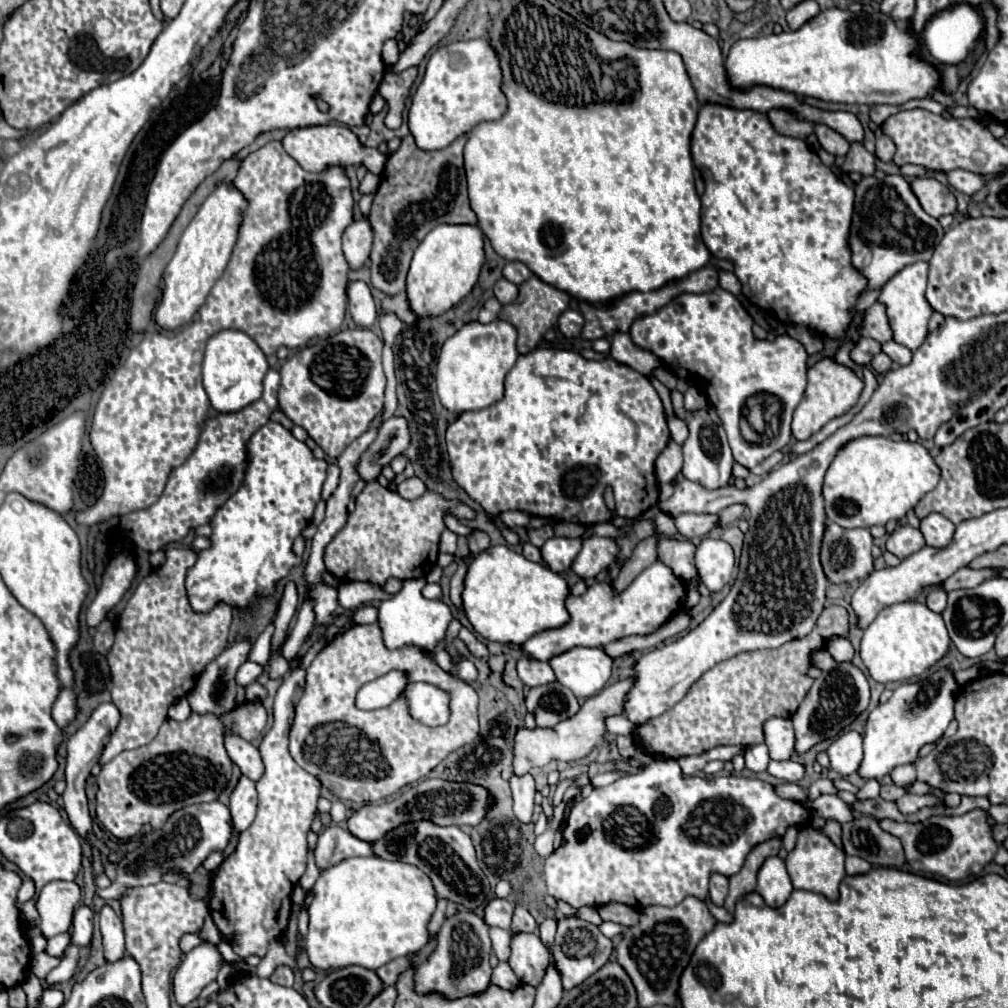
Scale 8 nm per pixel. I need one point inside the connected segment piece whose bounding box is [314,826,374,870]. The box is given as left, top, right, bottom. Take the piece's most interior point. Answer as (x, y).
(335, 844)

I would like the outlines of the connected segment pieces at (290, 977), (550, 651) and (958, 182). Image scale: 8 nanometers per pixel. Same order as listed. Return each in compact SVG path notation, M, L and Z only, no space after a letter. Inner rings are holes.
M278 966L278 968L272 972L270 980L284 986L286 982L294 982L294 974L292 974L292 970L290 970L288 966Z
M656 560L646 570L642 570L622 592L616 592L612 582L596 582L582 596L568 596L566 610L570 620L560 628L534 634L528 642L524 642L522 650L538 660L550 660L552 656L576 646L600 648L626 636L654 634L672 618L672 614L682 608L682 596L686 596L684 580L680 580L662 560Z
M950 170L950 172L946 172L946 178L948 178L950 186L954 186L956 190L960 190L968 196L978 192L978 188L982 188L982 184L984 184L980 174L972 174L966 170Z

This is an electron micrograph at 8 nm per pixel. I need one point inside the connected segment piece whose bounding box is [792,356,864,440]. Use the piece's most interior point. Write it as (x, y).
(833, 388)

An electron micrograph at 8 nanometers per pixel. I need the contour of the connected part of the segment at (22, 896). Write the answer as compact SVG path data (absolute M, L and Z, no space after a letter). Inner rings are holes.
M24 876L24 882L20 886L20 892L18 892L18 898L16 898L16 904L22 906L26 900L30 900L34 896L34 884L30 884L30 880Z

